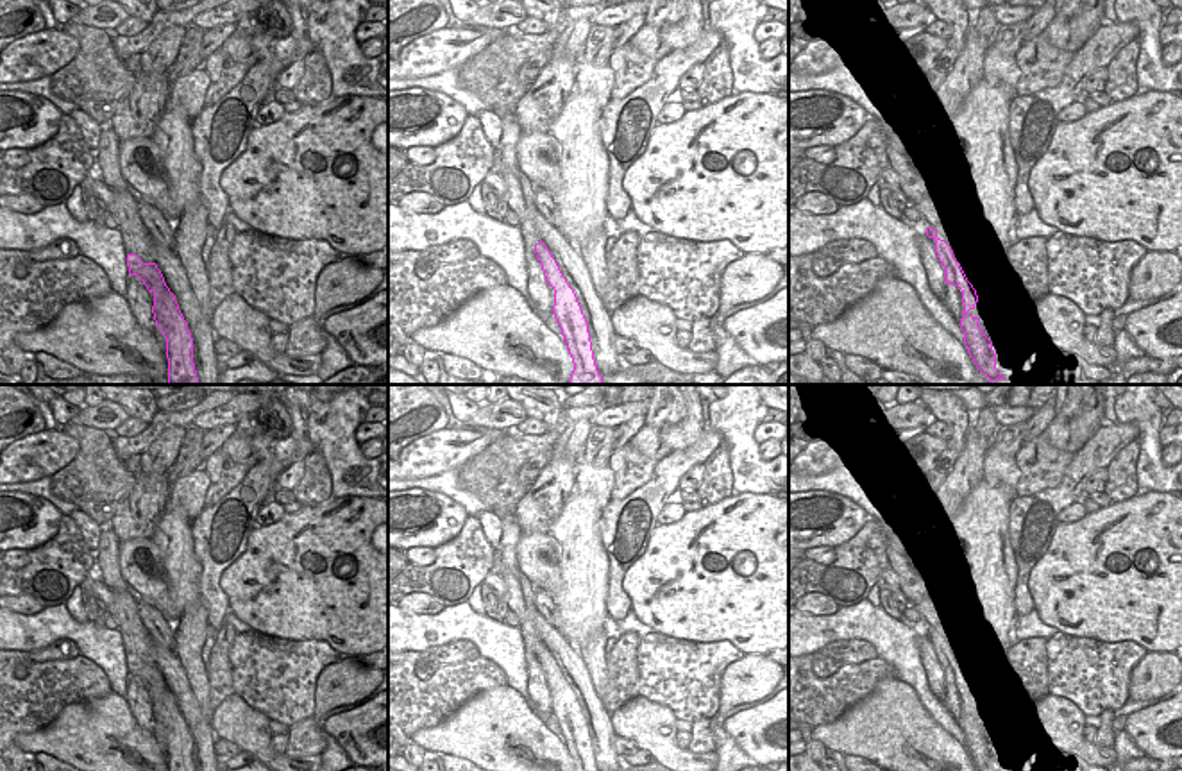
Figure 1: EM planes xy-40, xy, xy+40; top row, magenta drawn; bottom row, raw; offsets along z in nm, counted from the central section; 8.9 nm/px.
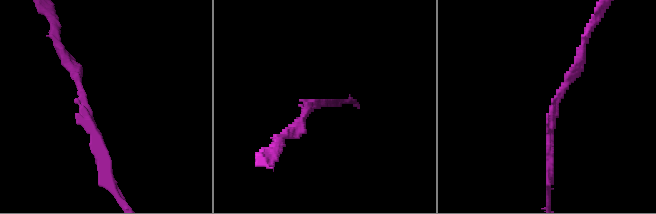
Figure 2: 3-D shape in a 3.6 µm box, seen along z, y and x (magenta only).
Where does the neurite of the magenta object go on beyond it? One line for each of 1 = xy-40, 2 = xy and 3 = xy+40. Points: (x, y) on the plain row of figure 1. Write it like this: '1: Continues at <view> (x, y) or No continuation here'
1: No continuation here
2: No continuation here
3: No continuation here.

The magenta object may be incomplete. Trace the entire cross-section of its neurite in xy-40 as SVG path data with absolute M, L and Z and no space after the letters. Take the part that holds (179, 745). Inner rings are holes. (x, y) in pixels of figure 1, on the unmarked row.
M127 655L131 676L138 676L148 692L154 694L154 721L166 739L168 771L195 771L193 739L188 730L175 696L165 683L156 664L143 664L136 655Z

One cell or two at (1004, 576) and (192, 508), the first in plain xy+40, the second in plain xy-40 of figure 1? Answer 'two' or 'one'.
two

